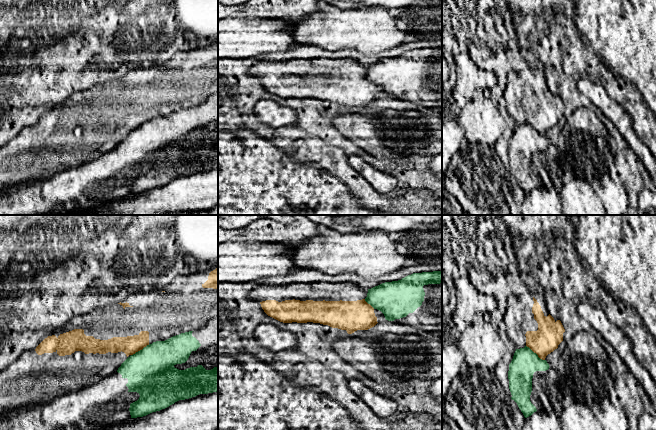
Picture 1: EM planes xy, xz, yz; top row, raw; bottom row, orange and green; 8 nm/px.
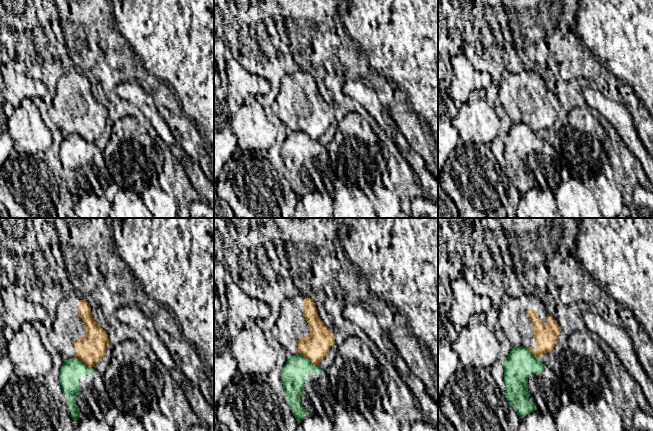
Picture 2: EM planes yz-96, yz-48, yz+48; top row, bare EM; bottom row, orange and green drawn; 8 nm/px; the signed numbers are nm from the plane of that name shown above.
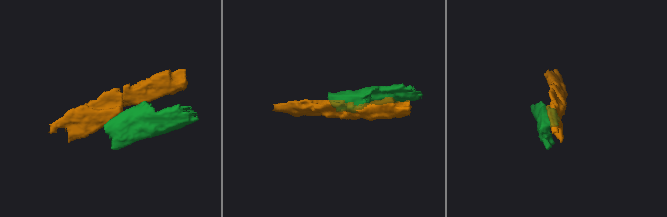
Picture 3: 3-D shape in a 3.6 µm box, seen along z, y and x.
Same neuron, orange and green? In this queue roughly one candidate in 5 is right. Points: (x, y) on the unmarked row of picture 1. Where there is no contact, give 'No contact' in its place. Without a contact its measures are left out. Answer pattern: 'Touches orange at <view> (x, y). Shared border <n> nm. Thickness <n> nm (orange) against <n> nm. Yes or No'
Touches orange at yz (535, 128). Shared border 200 nm. Thickness 220 nm (orange) against 220 nm. No

